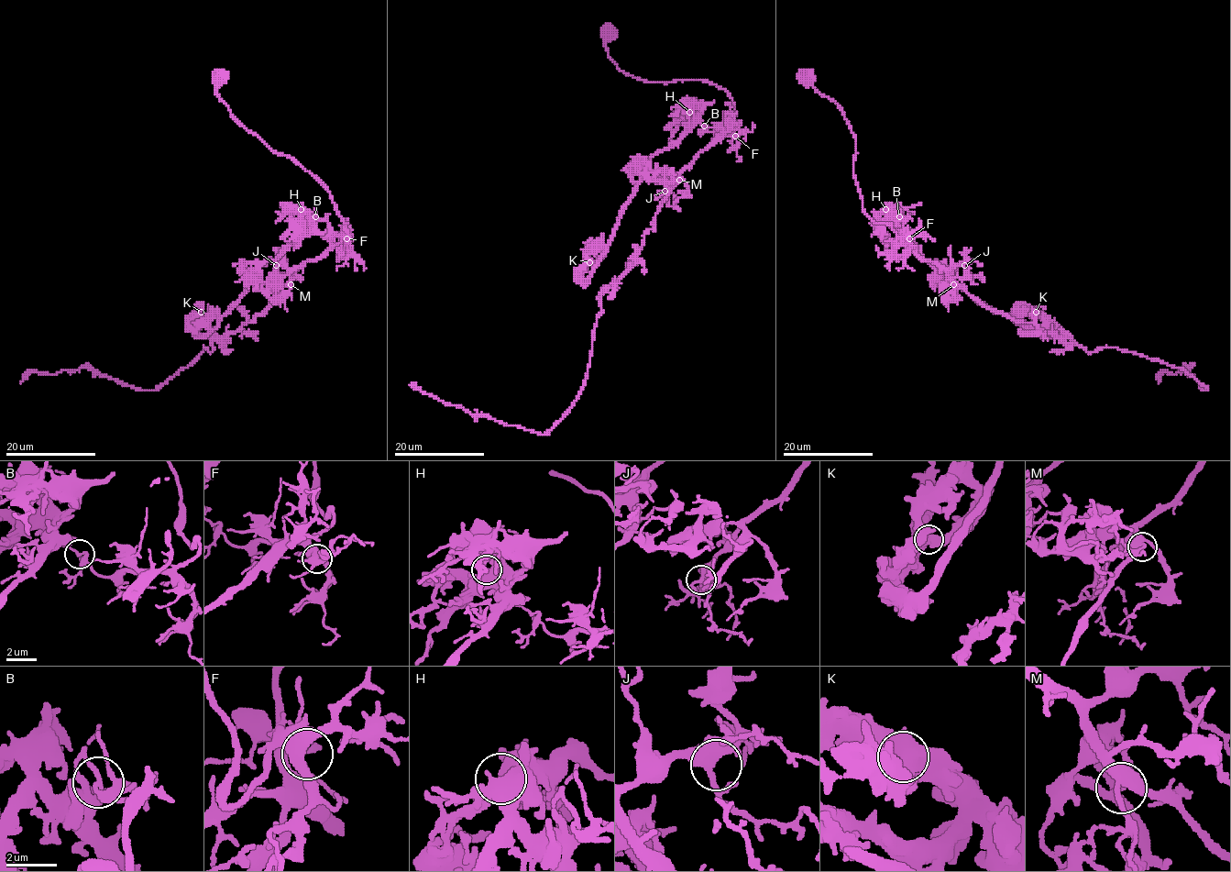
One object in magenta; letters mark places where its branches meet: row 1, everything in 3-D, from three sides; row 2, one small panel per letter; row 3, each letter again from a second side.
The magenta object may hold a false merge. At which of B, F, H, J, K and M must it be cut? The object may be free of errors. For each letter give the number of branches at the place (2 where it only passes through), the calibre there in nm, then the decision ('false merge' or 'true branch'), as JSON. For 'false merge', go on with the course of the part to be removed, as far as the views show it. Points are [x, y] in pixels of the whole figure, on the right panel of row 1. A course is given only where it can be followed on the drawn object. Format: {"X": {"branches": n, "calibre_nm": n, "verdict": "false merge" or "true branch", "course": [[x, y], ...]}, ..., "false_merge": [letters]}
{"B": {"branches": 2, "calibre_nm": 170, "verdict": "false merge", "course": [[899, 216], [896, 226], [924, 259], [979, 303], [1042, 336], [1052, 333], [1048, 325], [1026, 326], [1016, 306]]}, "F": {"branches": 3, "calibre_nm": 440, "verdict": "true branch"}, "H": {"branches": 2, "calibre_nm": 600, "verdict": "true branch"}, "J": {"branches": 3, "calibre_nm": 460, "verdict": "true branch"}, "K": {"branches": 2, "calibre_nm": 550, "verdict": "true branch"}, "M": {"branches": 3, "calibre_nm": 280, "verdict": "true branch"}, "false_merge": ["B"]}

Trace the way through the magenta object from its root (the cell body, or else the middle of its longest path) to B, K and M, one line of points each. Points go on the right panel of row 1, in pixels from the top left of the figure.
B: (807, 75), (854, 133), (852, 175), (862, 209), (891, 226), (896, 246), (906, 220), (899, 216)
K: (807, 75), (854, 133), (862, 209), (895, 245), (896, 214), (925, 259), (1050, 336), (1036, 312)
M: (807, 75), (854, 133), (852, 175), (864, 211), (891, 226), (896, 246), (904, 235), (953, 284)

